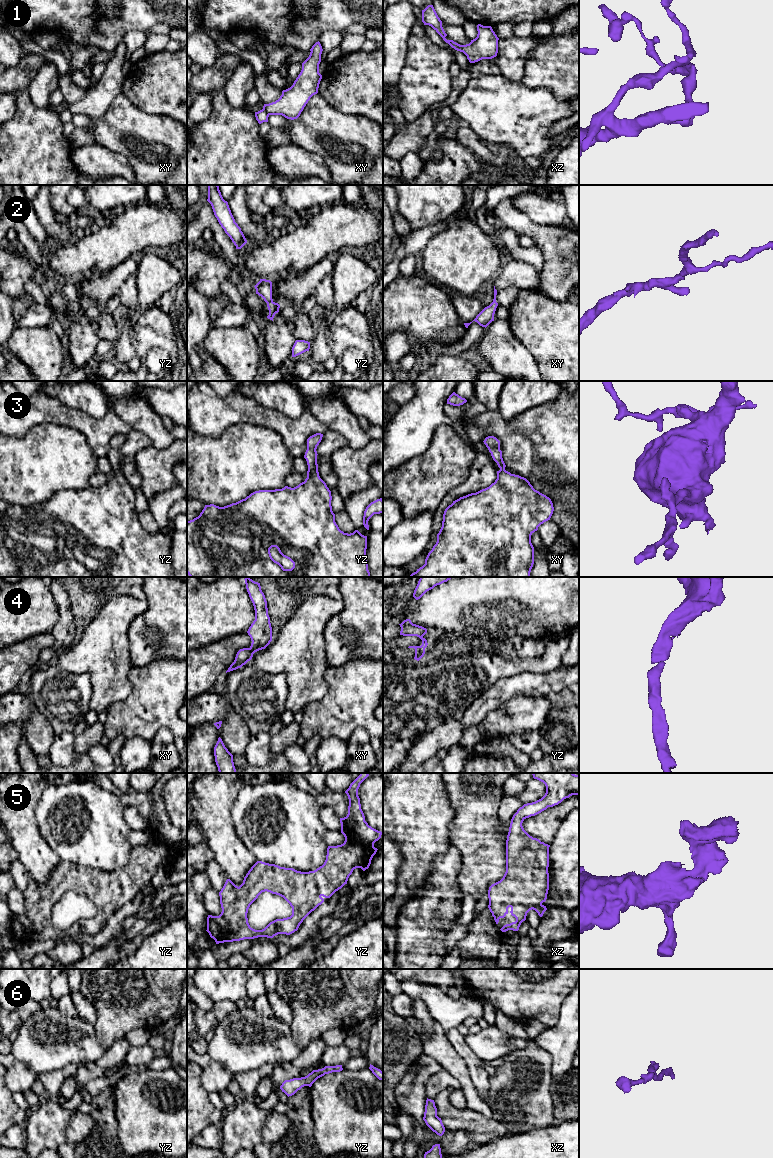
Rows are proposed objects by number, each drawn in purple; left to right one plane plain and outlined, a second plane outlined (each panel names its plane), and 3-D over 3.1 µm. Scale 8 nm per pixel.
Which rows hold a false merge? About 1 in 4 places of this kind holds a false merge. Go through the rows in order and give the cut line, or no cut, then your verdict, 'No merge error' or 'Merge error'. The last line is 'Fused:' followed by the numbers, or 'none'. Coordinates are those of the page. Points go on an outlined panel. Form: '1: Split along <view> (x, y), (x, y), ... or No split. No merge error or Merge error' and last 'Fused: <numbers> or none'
1: Split along xy (262, 109), (269, 114). Merge error
2: No split. No merge error
3: No split. No merge error
4: No split. No merge error
5: No split. No merge error
6: No split. No merge error
Fused: 1

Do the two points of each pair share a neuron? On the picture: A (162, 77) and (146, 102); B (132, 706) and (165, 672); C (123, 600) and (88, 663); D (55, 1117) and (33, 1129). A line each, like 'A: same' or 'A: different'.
A: same
B: same
C: same
D: same

